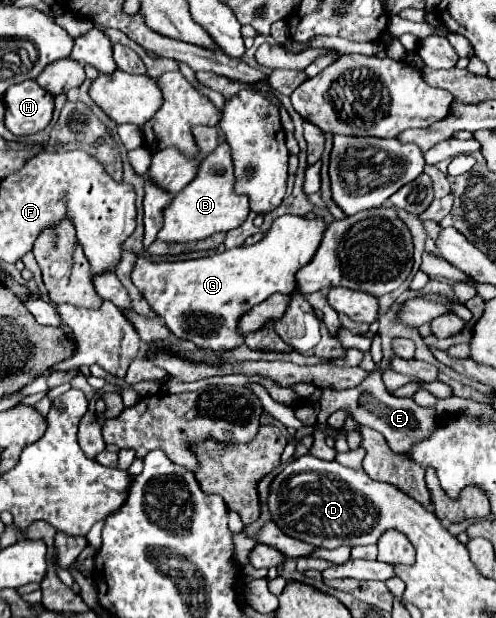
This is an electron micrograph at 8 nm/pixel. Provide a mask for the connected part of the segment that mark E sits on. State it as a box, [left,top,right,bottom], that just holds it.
[309,333,437,460]

